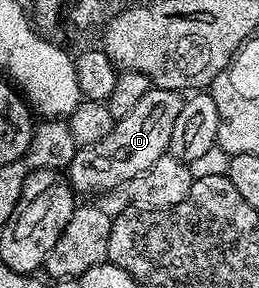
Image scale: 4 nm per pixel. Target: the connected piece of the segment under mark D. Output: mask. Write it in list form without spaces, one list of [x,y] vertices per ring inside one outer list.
[[[153,87],[142,95],[142,100],[130,111],[130,115],[119,118],[115,127],[99,143],[77,148],[73,161],[66,168],[66,176],[77,194],[108,193],[111,189],[127,186],[146,167],[151,167],[157,159],[168,152],[170,135],[174,123],[186,100],[185,94],[178,89],[157,89]]]

